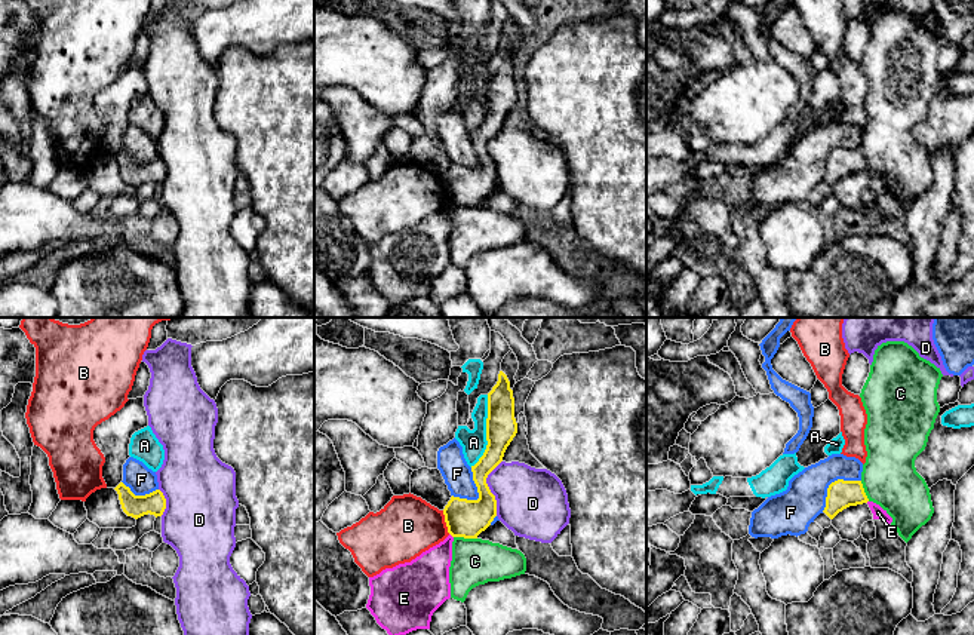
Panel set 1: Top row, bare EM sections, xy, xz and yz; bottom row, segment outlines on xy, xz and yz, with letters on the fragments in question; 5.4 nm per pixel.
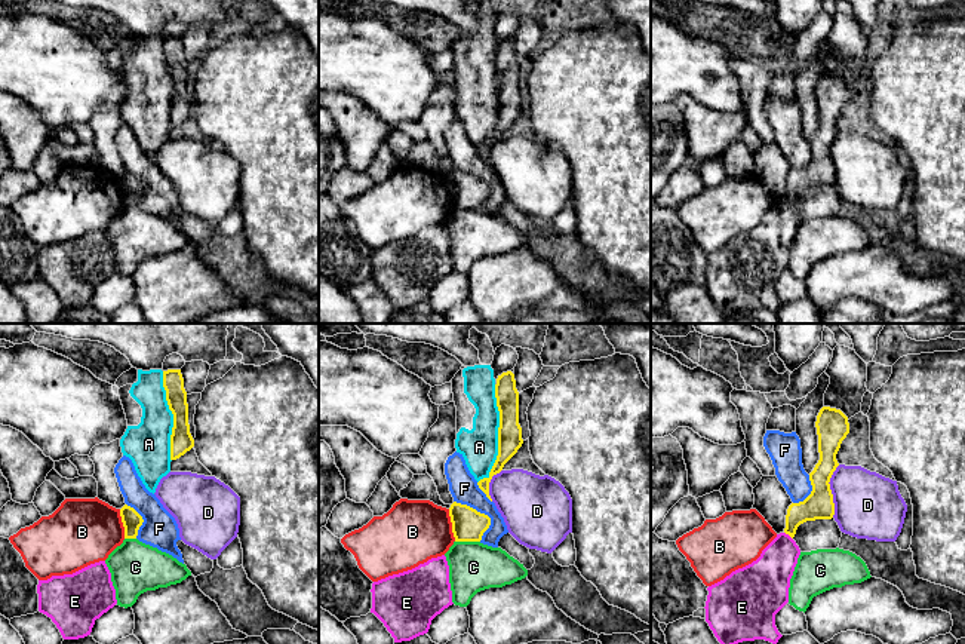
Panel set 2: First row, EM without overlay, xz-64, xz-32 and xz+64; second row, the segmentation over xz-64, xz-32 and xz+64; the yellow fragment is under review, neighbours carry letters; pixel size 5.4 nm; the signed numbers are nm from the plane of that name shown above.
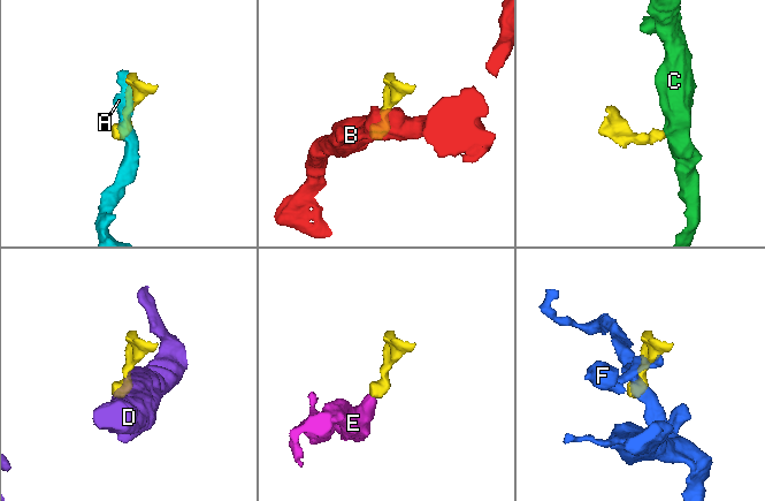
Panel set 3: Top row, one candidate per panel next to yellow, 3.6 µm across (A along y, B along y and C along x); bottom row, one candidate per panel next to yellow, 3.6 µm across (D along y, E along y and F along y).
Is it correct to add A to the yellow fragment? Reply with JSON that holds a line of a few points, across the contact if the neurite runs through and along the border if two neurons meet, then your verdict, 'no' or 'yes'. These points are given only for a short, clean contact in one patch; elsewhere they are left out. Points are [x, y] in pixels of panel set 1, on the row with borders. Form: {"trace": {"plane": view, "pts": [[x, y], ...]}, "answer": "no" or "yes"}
{"answer": "no"}

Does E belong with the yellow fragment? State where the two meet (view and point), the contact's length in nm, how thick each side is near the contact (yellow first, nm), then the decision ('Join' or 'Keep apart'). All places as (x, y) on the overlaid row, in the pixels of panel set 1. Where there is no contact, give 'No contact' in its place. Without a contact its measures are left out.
Touches yellow at xz (451, 534). Shared border 40 nm. Thickness 200 nm (yellow) against 220 nm. Keep apart

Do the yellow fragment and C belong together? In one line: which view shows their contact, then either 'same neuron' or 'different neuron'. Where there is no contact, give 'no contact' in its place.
meets yellow in xz; different neuron

